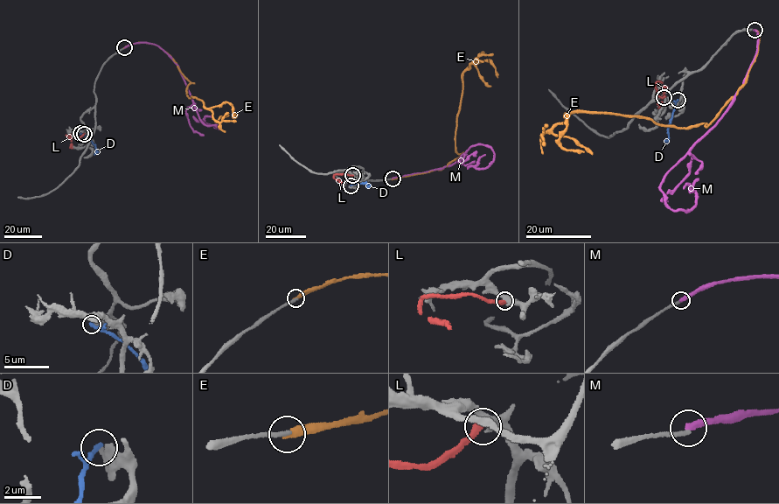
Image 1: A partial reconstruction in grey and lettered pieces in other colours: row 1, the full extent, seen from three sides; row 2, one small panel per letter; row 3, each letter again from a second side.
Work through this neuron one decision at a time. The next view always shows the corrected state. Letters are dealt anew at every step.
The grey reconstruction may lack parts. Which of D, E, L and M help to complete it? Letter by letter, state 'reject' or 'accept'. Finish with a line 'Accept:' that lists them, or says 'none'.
D: reject
E: reject
L: reject
M: reject
Accept: none

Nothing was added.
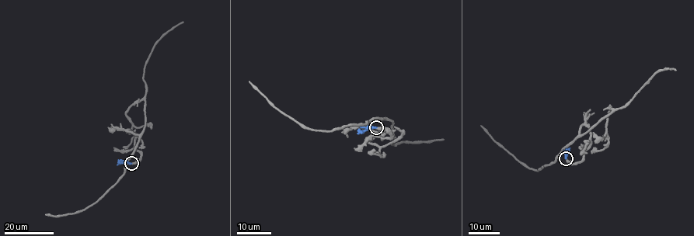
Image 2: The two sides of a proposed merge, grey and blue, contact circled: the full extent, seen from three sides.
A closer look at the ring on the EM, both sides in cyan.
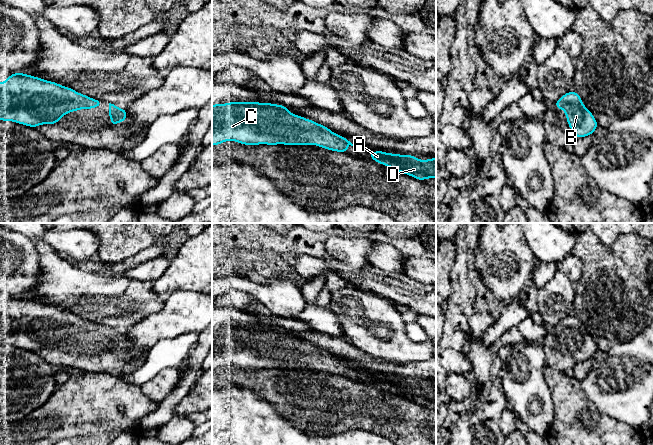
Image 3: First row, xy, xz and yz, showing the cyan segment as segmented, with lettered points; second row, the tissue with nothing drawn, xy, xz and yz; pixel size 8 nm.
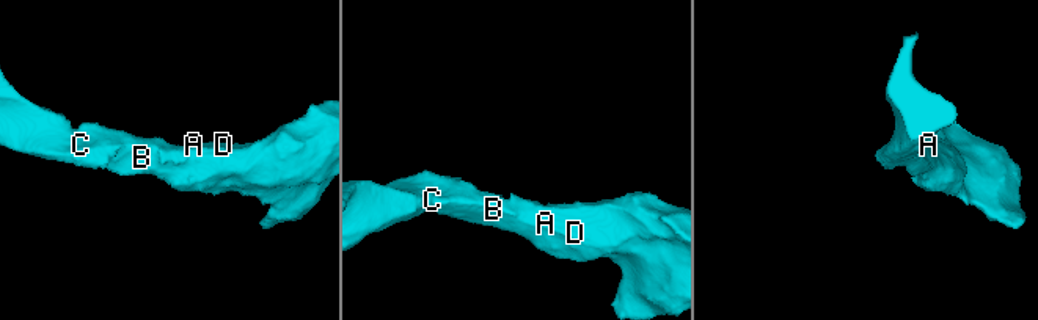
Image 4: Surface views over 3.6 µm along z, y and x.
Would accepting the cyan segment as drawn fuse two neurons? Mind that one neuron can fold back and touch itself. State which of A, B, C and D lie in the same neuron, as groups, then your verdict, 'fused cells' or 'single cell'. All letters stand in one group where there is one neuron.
groups A B C D; single cell

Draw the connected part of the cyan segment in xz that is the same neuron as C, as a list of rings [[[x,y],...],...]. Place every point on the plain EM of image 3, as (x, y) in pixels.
[[[229,326],[212,329],[212,370],[227,364],[249,370],[317,369],[327,374],[344,377],[347,377],[348,370],[354,370],[348,363],[335,358],[328,351],[292,338],[284,329],[259,326]]]

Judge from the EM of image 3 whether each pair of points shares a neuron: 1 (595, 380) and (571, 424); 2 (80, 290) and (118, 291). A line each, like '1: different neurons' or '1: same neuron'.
1: different neurons
2: same neuron

